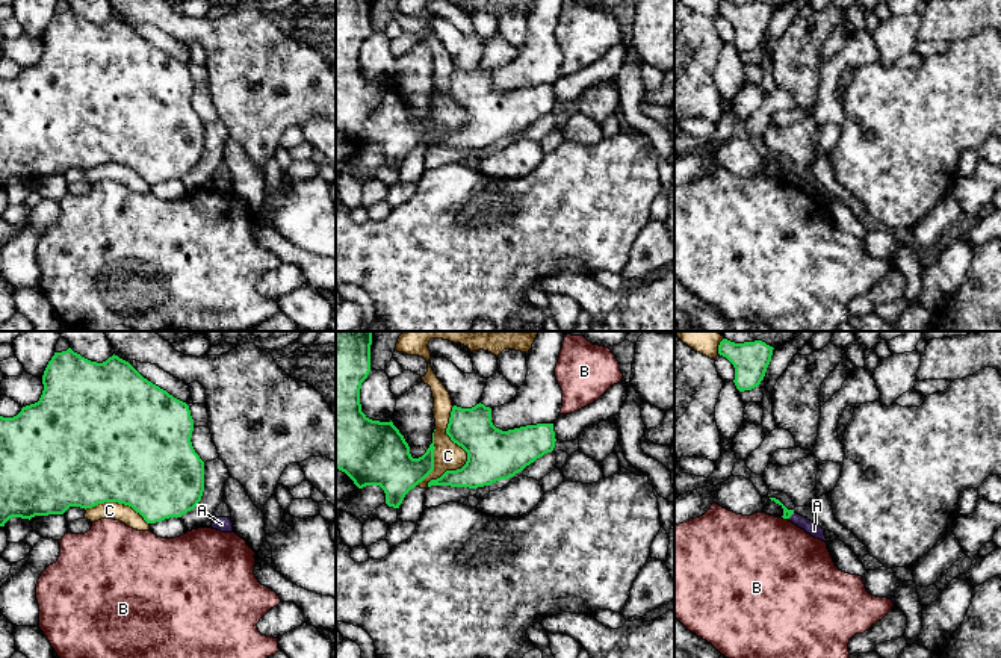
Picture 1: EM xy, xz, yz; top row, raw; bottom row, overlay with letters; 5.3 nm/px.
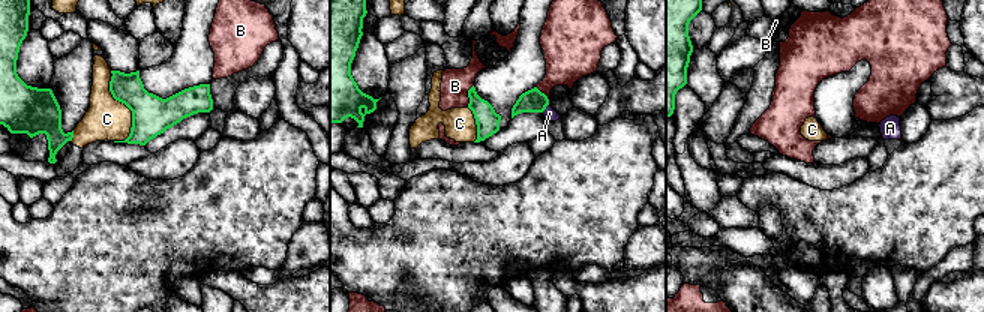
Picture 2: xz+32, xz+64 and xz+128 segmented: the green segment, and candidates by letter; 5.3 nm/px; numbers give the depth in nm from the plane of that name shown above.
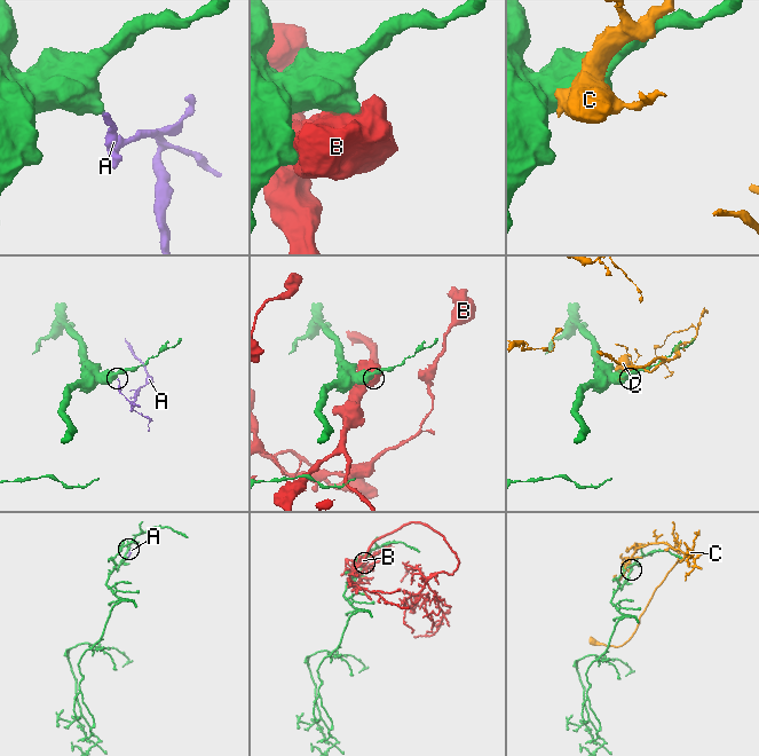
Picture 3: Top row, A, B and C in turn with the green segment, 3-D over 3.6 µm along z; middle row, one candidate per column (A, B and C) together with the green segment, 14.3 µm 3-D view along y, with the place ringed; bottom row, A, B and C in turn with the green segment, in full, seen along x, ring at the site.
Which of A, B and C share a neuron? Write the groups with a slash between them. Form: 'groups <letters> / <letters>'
groups A / B / C

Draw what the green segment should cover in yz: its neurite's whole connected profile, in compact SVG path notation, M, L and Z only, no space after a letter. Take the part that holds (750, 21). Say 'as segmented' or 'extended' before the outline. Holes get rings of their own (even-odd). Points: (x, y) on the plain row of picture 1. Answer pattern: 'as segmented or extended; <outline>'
as segmented; M723 0L718 15L735 29L735 47L739 53L752 51L761 45L771 23L773 8L762 2L735 5Z

